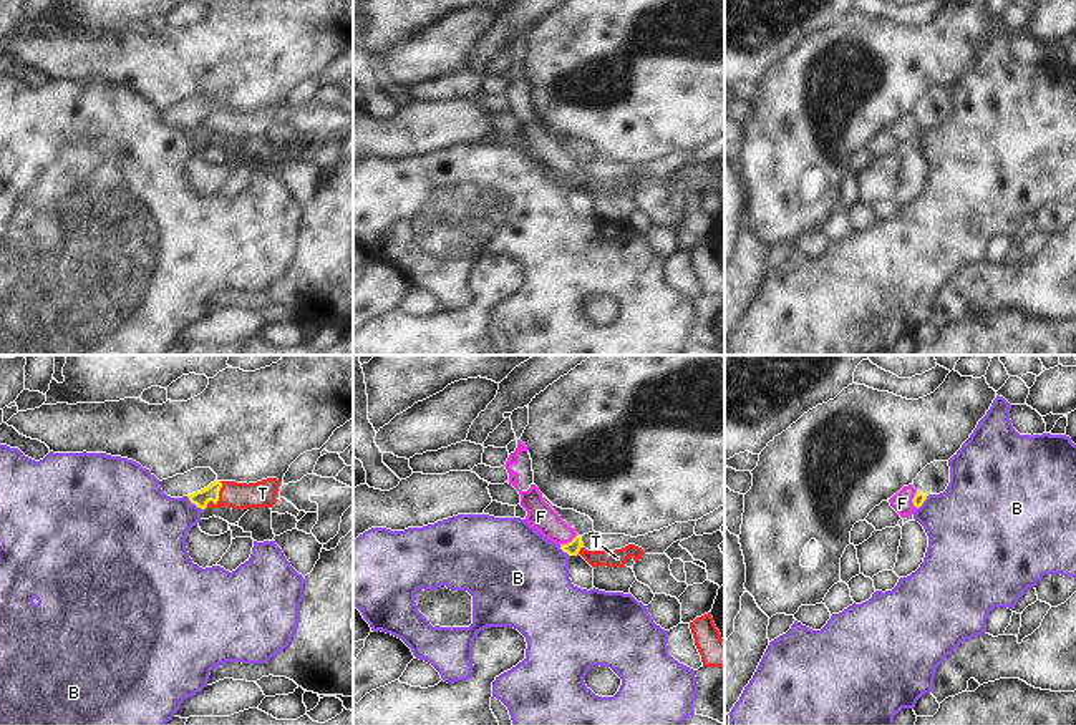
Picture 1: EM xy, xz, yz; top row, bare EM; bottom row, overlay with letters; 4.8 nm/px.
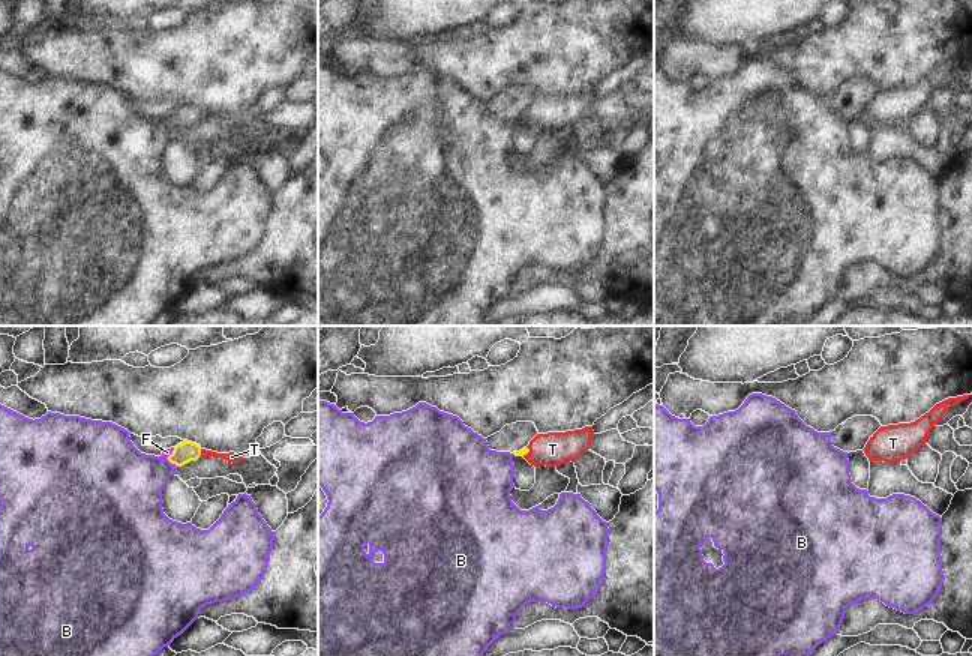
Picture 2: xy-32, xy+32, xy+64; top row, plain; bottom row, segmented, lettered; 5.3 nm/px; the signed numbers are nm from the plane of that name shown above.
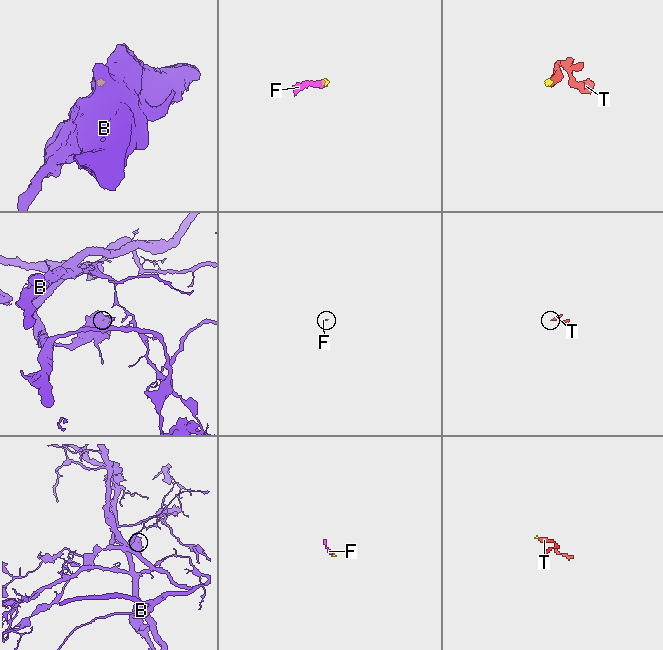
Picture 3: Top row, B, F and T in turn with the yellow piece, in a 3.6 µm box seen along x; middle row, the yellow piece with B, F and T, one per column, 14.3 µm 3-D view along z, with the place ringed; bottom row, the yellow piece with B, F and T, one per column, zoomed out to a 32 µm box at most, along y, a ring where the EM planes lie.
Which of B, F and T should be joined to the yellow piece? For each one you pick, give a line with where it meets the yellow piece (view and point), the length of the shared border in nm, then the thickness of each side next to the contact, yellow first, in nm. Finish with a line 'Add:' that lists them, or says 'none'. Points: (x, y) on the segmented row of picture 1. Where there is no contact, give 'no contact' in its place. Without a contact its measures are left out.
F: xz (567, 543) | 110 nm | 70/140 nm
T: xy (218, 498) | 150 nm | 80/130 nm
Add: F, T

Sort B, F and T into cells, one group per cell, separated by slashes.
B / F T

